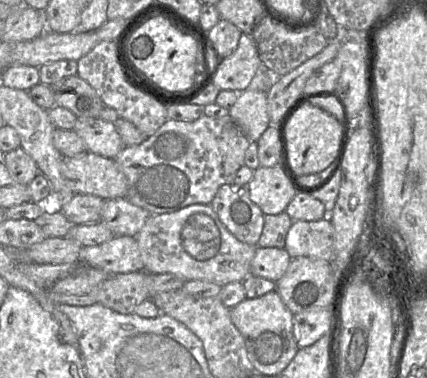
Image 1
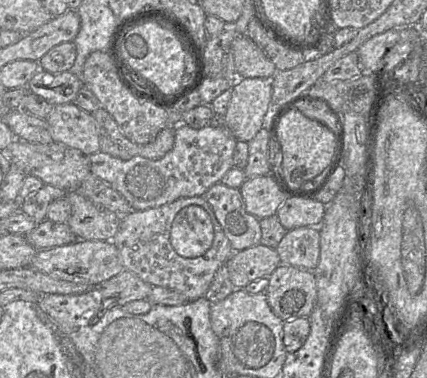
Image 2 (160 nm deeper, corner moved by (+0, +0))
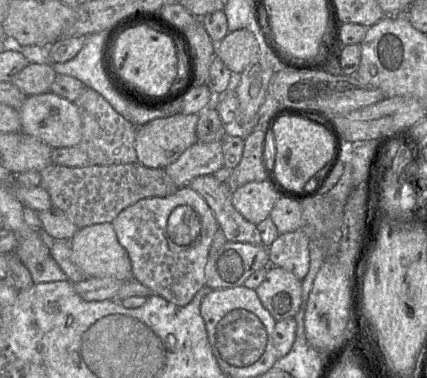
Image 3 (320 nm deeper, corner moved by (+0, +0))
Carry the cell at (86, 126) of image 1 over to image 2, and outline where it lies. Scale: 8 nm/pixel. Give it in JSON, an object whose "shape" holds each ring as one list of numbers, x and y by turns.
{"shape":[[75,103,54,105,45,120,53,141,78,149,86,156,100,151,94,116]]}

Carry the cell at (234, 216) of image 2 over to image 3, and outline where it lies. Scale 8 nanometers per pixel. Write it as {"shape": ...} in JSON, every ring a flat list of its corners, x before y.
{"shape":[[209,174,193,178,188,186,195,190,211,208,219,228,225,235,226,241,262,245,262,238,257,226,245,219,233,206,232,193,234,191,228,188,226,182,219,182,213,174]]}

